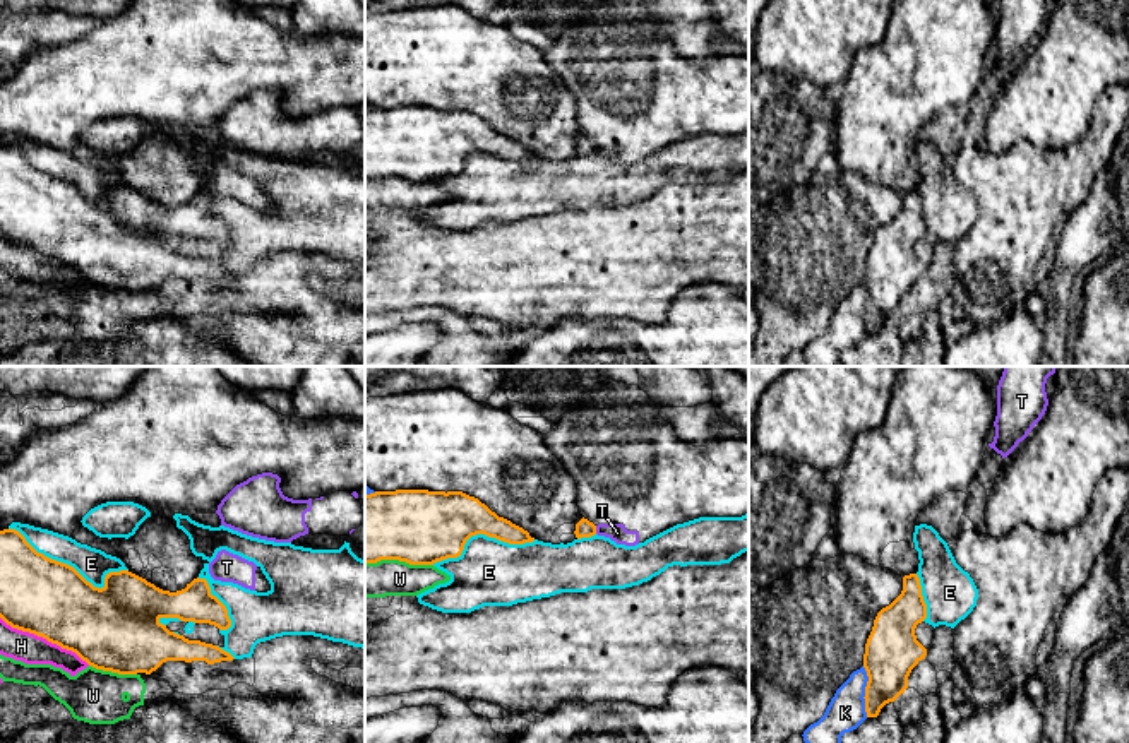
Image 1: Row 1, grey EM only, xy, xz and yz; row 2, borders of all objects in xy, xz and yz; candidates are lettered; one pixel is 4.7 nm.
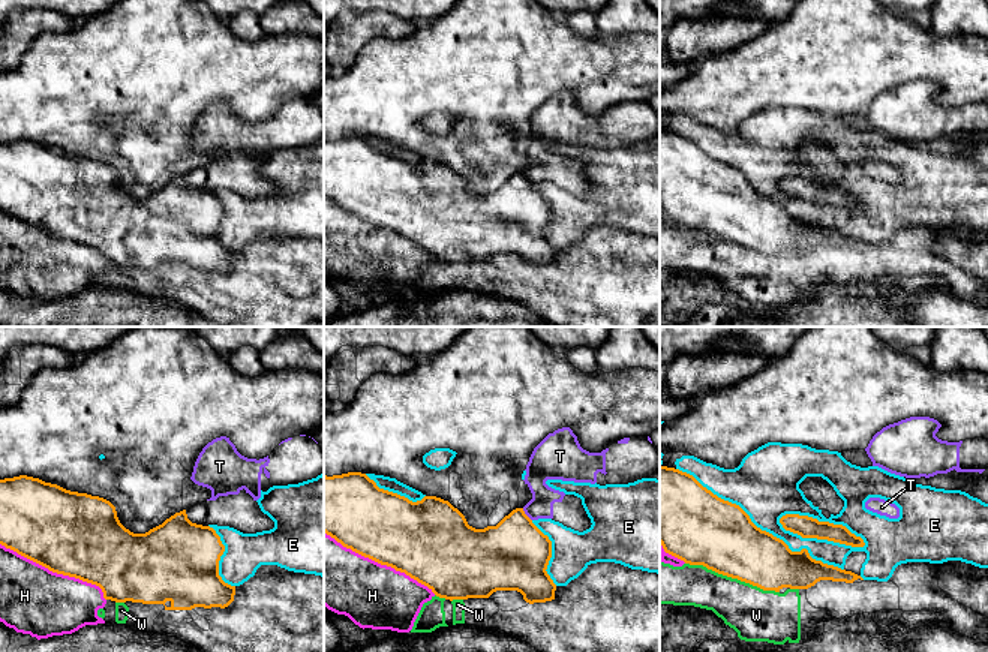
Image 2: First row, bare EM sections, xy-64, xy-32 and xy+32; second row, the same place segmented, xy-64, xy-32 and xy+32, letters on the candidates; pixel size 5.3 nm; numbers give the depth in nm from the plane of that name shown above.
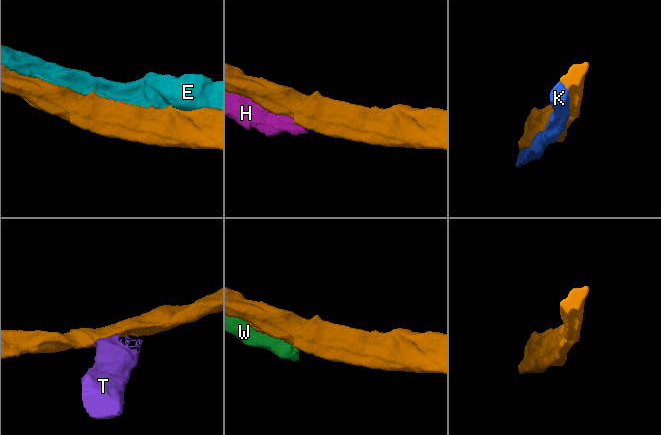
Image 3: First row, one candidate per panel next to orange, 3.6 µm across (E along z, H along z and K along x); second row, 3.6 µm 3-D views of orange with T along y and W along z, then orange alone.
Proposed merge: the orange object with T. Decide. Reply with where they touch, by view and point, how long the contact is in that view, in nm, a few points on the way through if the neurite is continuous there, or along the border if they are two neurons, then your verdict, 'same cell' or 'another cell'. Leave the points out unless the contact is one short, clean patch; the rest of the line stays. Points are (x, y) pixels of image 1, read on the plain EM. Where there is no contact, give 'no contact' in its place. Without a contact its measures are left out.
xz (595, 146) | 40 nm | along xz (595, 142), (597, 149) | another cell

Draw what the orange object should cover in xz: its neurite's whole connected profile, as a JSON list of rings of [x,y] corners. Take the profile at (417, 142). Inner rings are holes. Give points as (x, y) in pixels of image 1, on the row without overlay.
[[[396,106],[365,111],[365,180],[433,181],[461,173],[471,152],[533,159],[528,147],[463,108]]]

